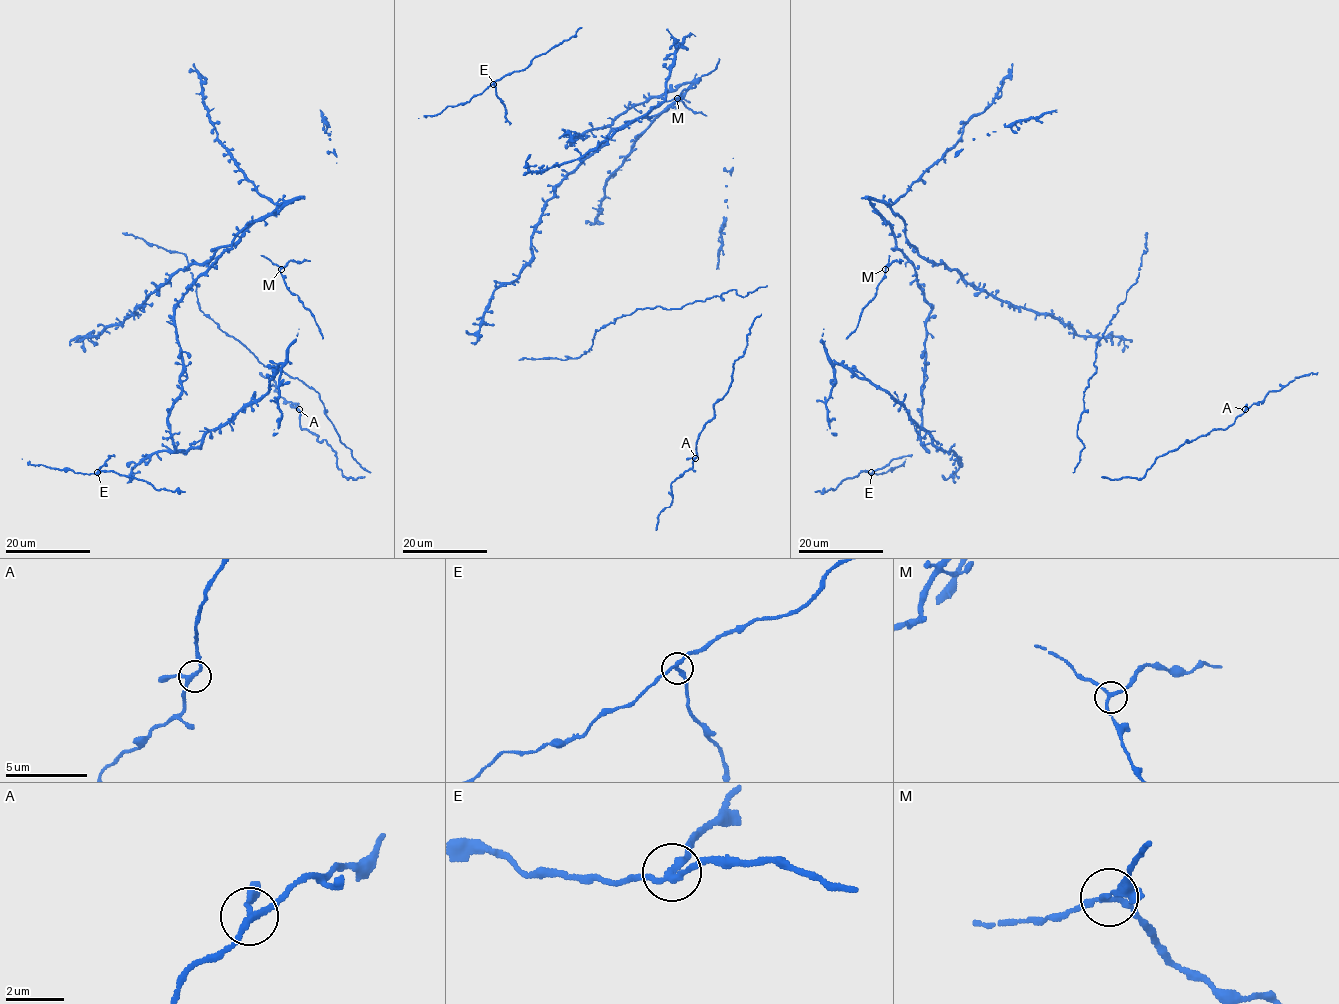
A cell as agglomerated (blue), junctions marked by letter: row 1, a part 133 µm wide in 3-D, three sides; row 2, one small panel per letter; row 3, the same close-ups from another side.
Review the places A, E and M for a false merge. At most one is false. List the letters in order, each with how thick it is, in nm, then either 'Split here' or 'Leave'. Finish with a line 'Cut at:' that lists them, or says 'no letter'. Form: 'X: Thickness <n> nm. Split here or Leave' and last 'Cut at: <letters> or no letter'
A: Thickness 200 nm. Leave
E: Thickness 200 nm. Split here
M: Thickness 160 nm. Leave
Cut at: E

